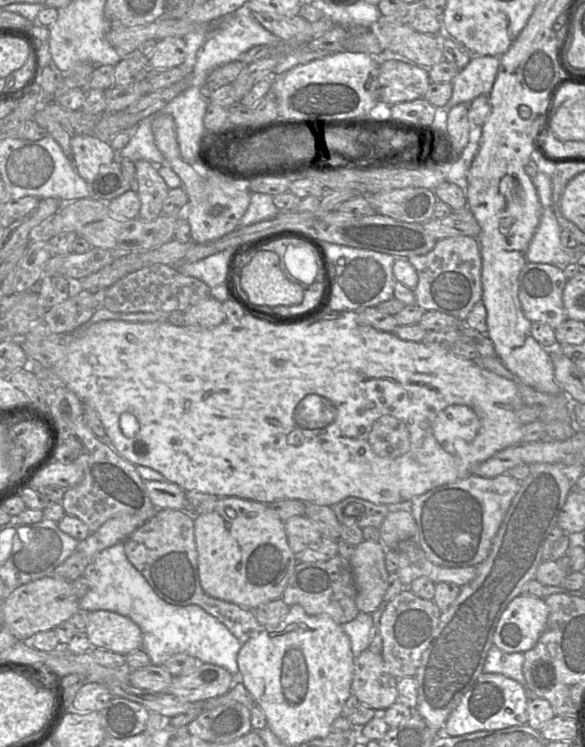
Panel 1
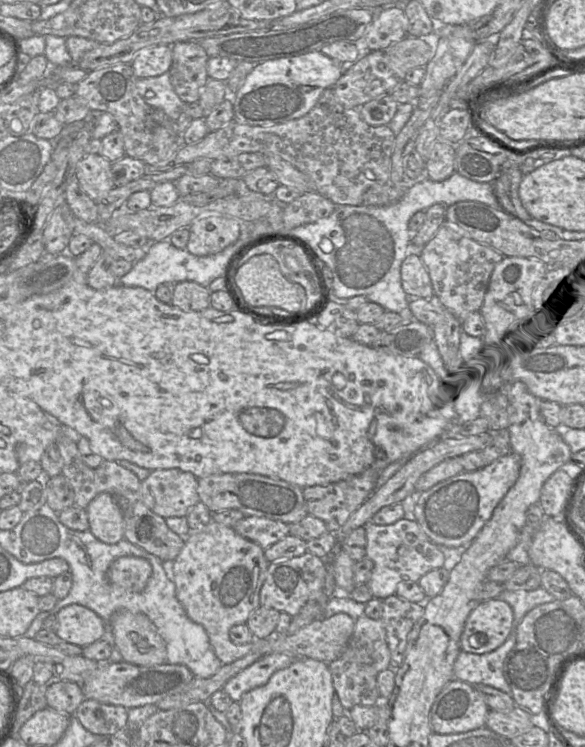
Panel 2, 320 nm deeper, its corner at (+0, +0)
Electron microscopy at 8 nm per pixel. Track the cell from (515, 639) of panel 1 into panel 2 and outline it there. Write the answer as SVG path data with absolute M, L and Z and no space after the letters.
M500 598L480 602L466 619L460 637L462 651L484 654L501 646L511 633L512 607Z

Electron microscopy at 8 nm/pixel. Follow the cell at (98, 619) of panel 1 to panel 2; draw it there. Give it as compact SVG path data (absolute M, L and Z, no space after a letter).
M70 604L63 607L56 616L58 627L55 633L62 641L84 647L100 640L104 634L103 619L85 606Z

